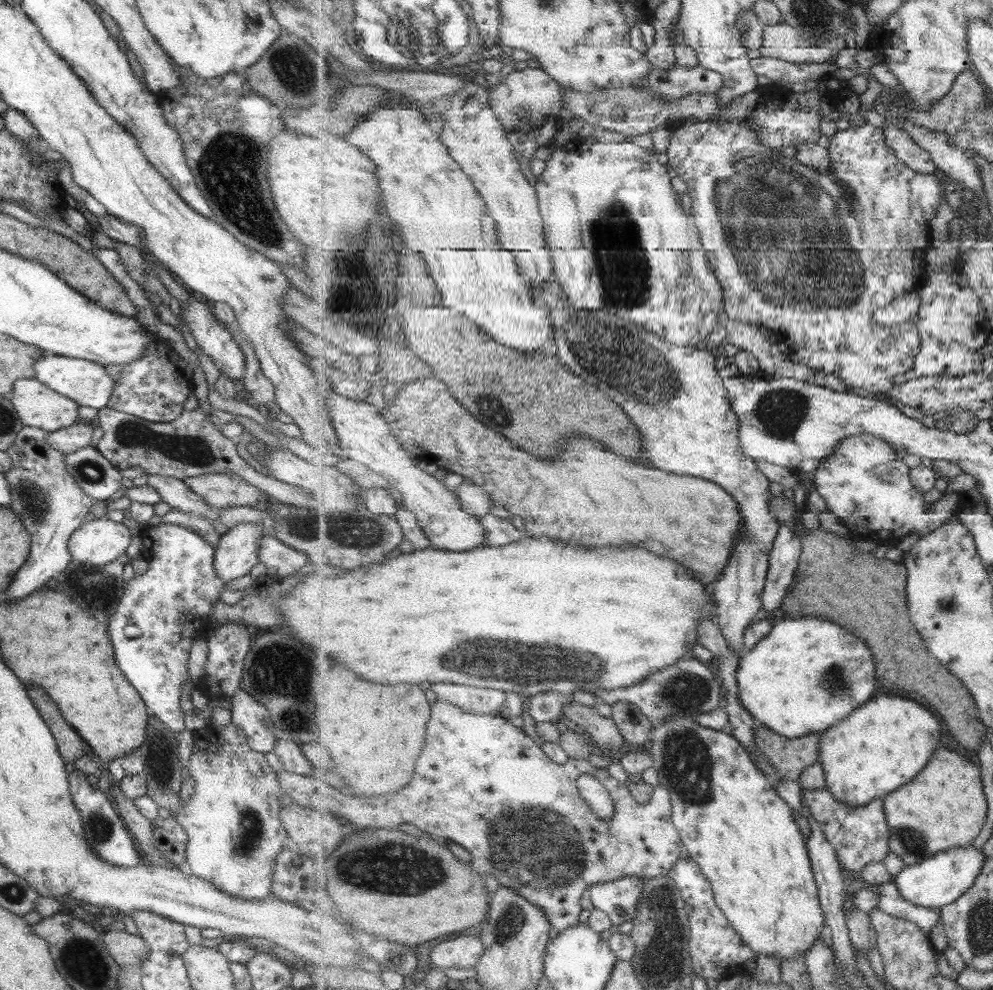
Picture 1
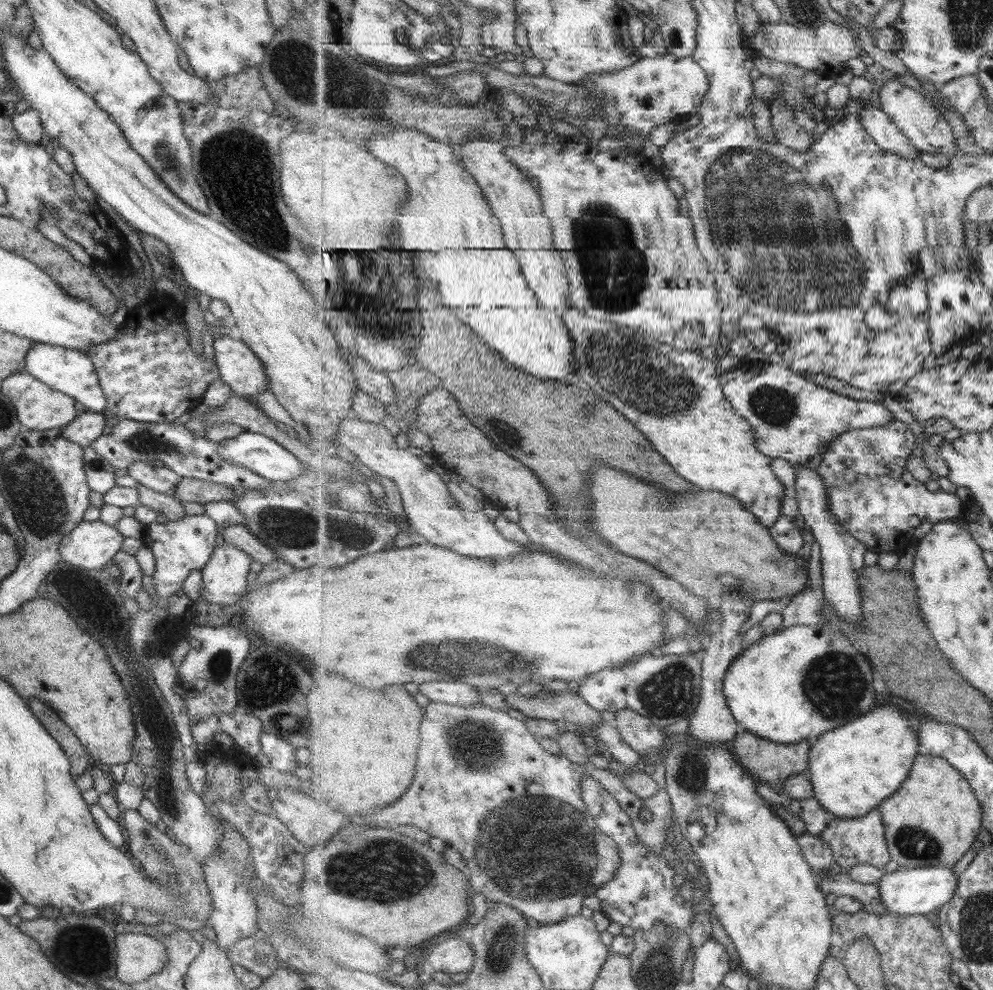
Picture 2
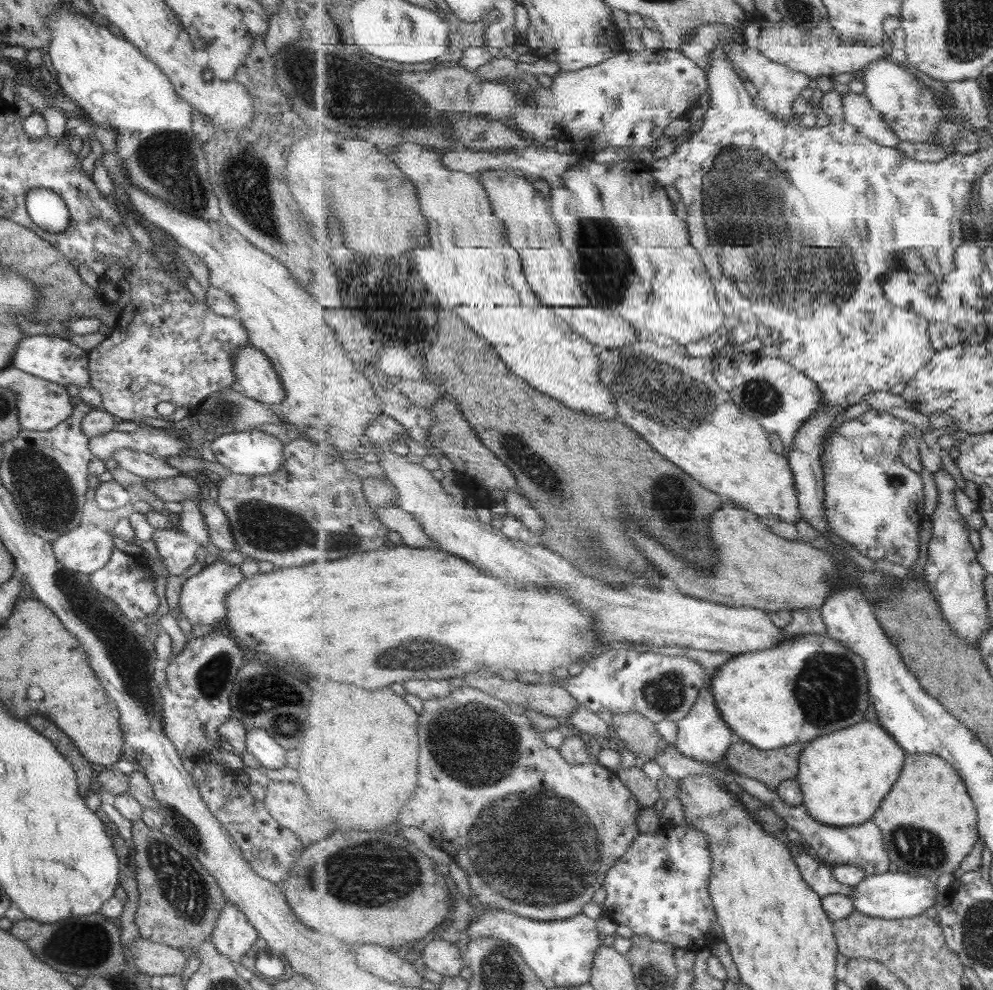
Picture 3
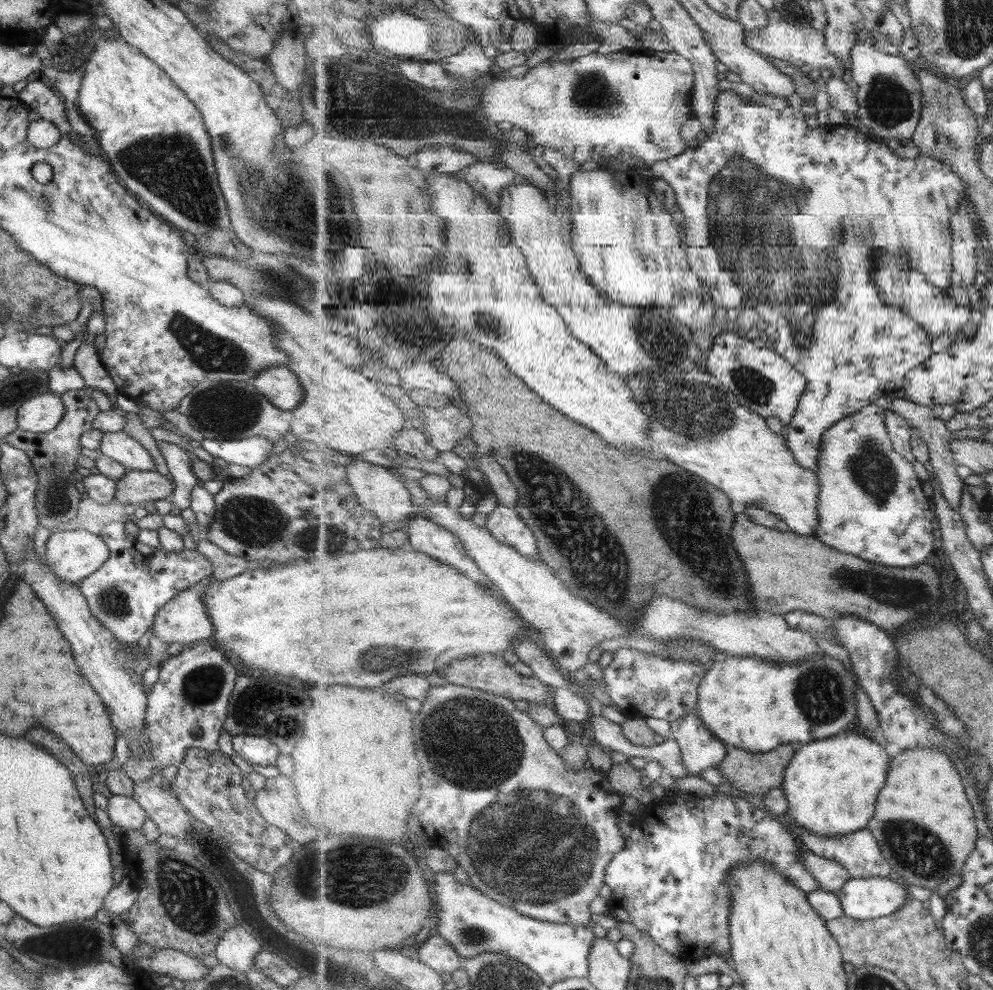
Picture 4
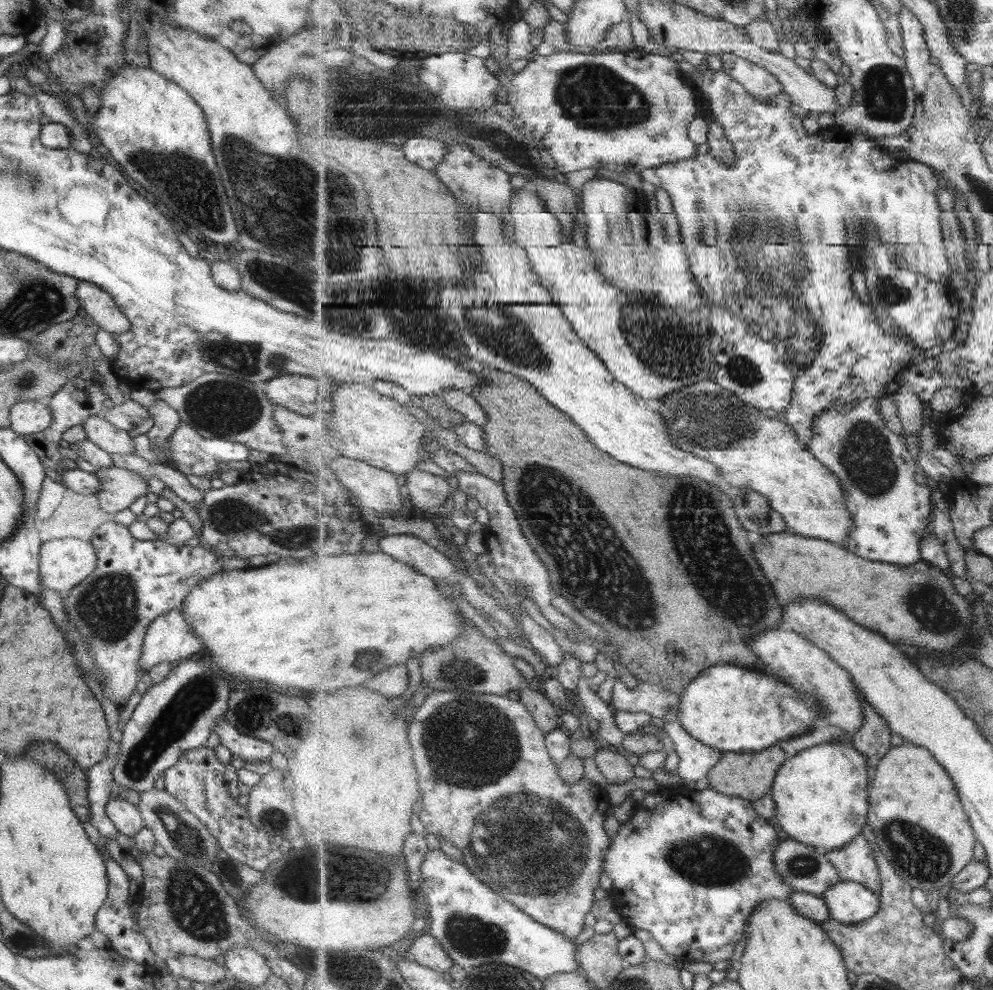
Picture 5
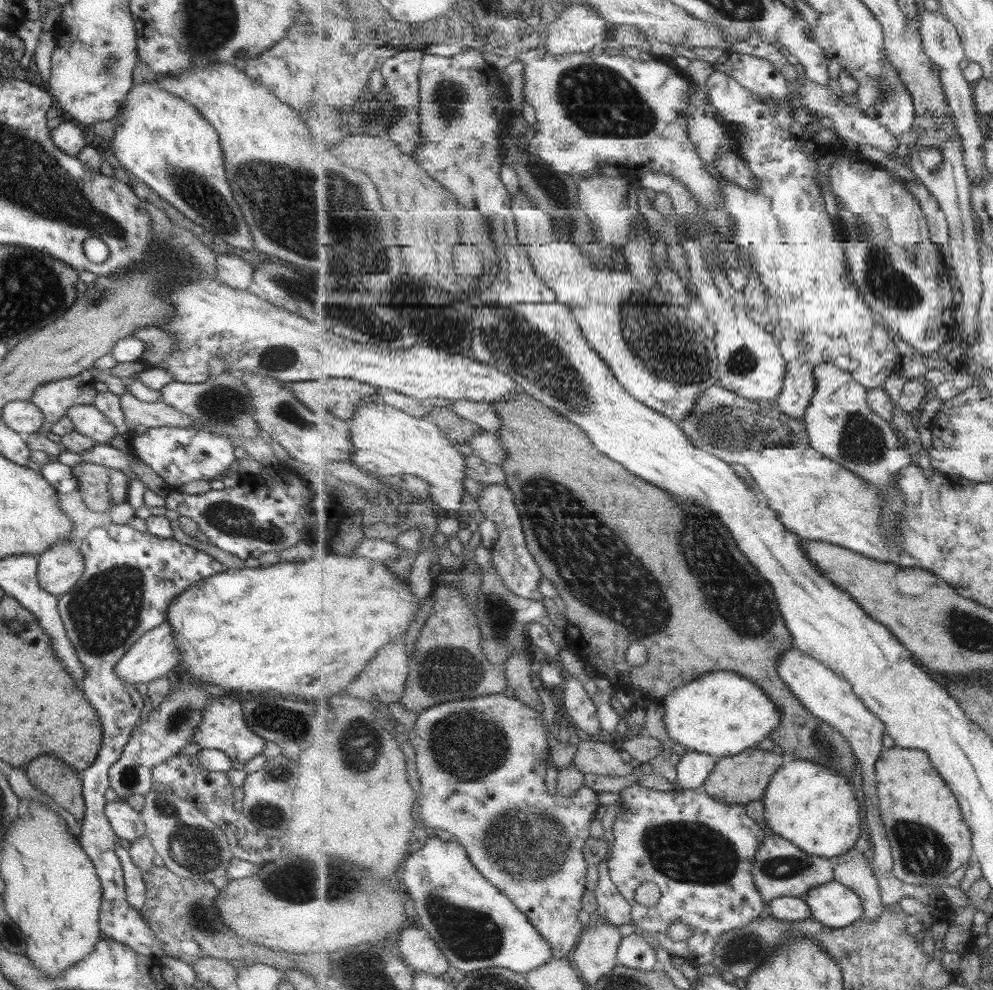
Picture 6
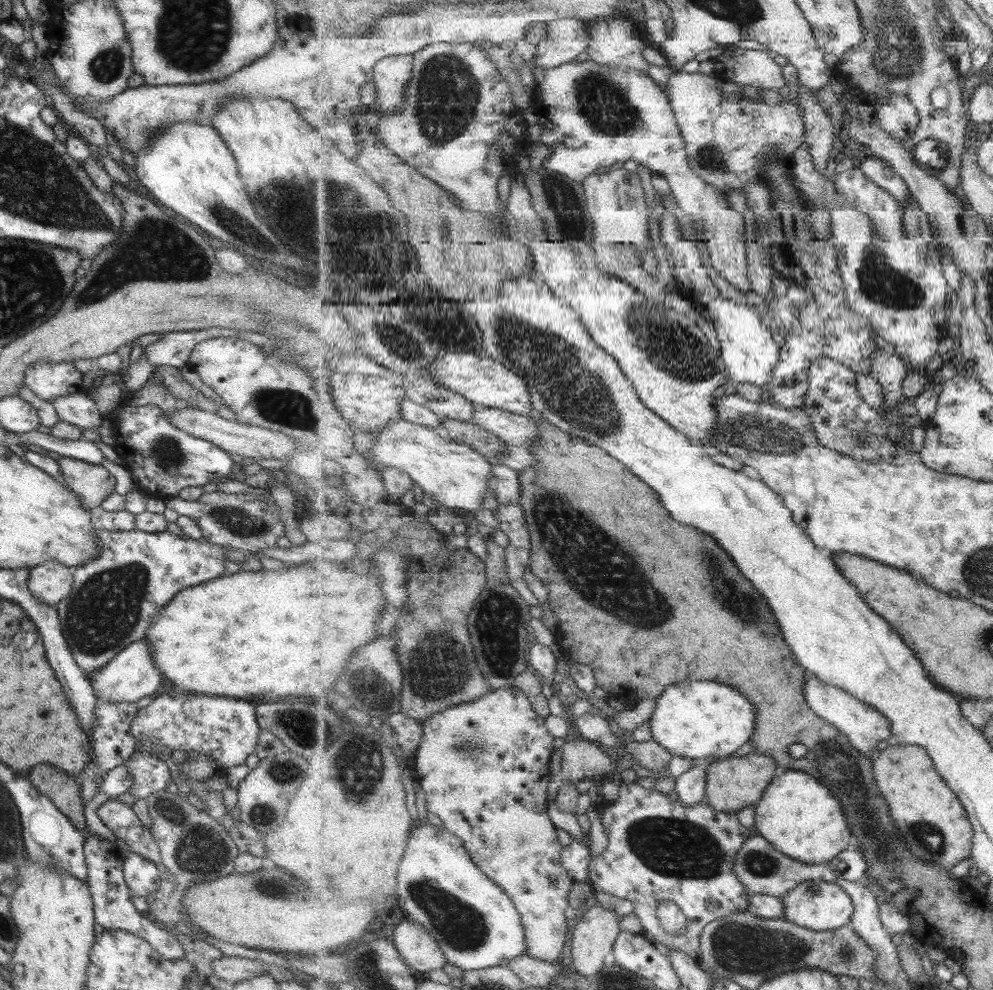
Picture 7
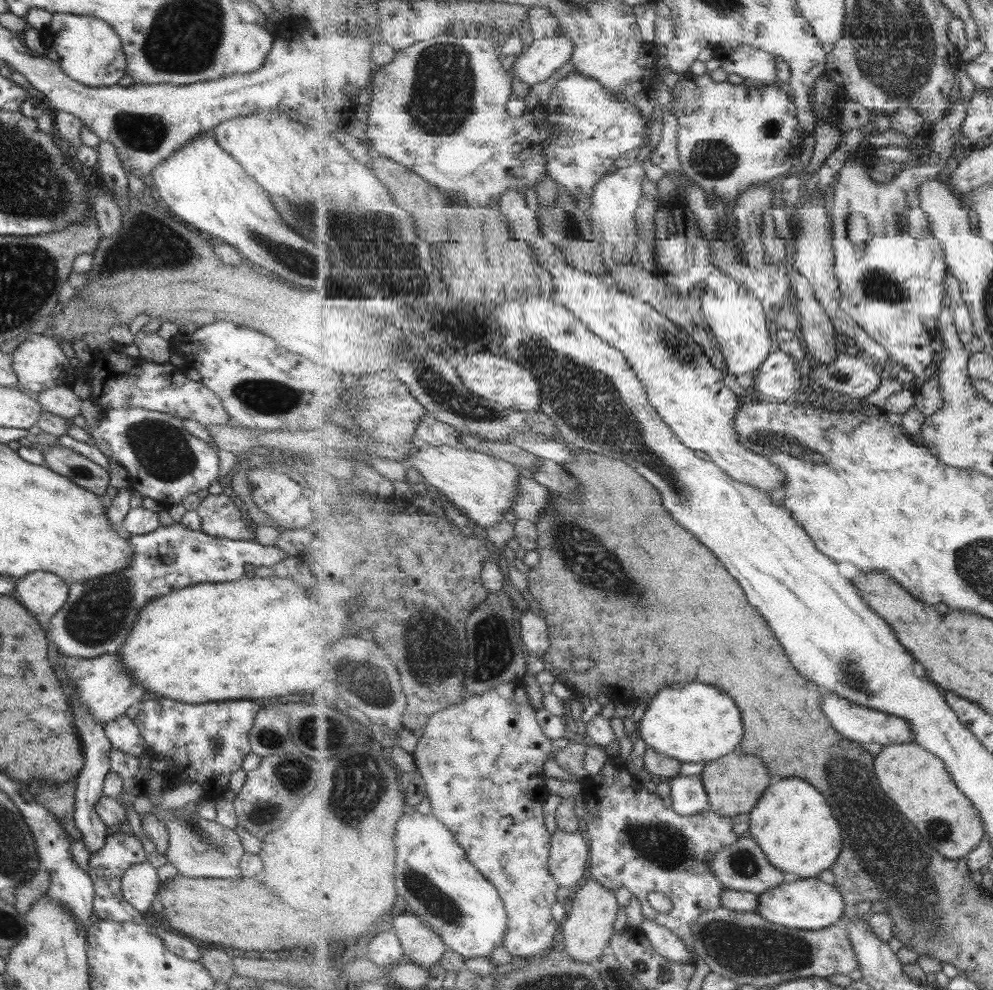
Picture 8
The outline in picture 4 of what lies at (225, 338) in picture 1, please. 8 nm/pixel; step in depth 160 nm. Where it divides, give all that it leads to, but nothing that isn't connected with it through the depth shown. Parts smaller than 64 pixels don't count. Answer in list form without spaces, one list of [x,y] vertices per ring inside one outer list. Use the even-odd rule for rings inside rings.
[[[283,364],[260,370],[251,384],[275,408],[286,413],[297,408],[304,395],[299,379]]]

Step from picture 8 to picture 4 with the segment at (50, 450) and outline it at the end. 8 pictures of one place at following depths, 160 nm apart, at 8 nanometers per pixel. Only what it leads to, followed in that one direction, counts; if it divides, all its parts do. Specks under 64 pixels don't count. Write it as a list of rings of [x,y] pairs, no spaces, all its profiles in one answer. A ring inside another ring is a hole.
[[[127,470],[115,481],[114,500],[119,505],[139,506],[150,500],[167,499],[174,487],[172,481],[155,470]]]

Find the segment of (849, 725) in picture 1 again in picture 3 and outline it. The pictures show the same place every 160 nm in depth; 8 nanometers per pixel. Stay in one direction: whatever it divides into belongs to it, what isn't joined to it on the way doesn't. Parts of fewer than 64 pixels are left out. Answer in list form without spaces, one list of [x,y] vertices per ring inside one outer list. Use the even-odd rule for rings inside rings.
[[[872,717],[849,728],[817,737],[809,742],[800,756],[800,769],[796,779],[800,782],[805,799],[802,804],[815,820],[823,824],[853,826],[871,821],[899,780],[907,755],[908,752]]]

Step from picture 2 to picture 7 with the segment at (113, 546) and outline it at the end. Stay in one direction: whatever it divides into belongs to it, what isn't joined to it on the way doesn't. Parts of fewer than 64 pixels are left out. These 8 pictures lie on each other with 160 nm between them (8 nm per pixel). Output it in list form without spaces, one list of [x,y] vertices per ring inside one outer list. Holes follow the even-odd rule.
[[[55,561],[28,569],[27,589],[39,602],[55,607],[71,592],[71,570]]]

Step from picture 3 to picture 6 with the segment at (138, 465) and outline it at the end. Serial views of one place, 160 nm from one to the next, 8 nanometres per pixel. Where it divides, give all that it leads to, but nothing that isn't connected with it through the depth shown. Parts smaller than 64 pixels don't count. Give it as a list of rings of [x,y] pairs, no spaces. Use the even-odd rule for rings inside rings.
[[[75,405],[64,414],[73,425],[73,431],[89,437],[95,443],[106,444],[116,435],[114,426],[91,405]]]

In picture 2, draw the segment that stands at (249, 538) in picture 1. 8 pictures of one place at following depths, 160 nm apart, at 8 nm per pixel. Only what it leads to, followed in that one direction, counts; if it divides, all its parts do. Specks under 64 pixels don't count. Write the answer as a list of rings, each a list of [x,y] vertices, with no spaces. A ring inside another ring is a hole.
[[[227,545],[213,548],[207,564],[200,568],[201,598],[209,604],[233,607],[246,592],[251,558],[245,552]]]

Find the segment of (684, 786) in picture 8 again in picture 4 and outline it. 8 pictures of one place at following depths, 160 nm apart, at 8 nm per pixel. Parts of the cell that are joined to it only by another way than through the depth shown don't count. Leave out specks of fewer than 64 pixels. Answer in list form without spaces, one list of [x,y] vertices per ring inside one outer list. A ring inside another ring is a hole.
[[[691,712],[679,721],[675,720],[671,723],[672,738],[675,739],[680,746],[683,755],[683,764],[689,769],[692,776],[700,776],[704,770],[708,768],[718,767],[727,756],[727,744],[720,738],[717,738],[703,722],[698,712]]]

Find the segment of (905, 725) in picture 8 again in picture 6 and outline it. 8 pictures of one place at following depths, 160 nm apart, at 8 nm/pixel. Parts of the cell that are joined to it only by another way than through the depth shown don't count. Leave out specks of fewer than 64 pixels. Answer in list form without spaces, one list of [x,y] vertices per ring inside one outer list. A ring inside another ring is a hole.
[[[795,646],[781,655],[778,671],[781,678],[807,707],[807,710],[834,726],[850,742],[855,756],[859,760],[860,768],[863,768],[863,772],[865,772],[863,790],[869,798],[867,804],[869,804],[869,808],[877,808],[878,790],[875,770],[876,762],[884,749],[881,742],[886,733],[886,724],[854,693],[854,686],[845,677]]]

